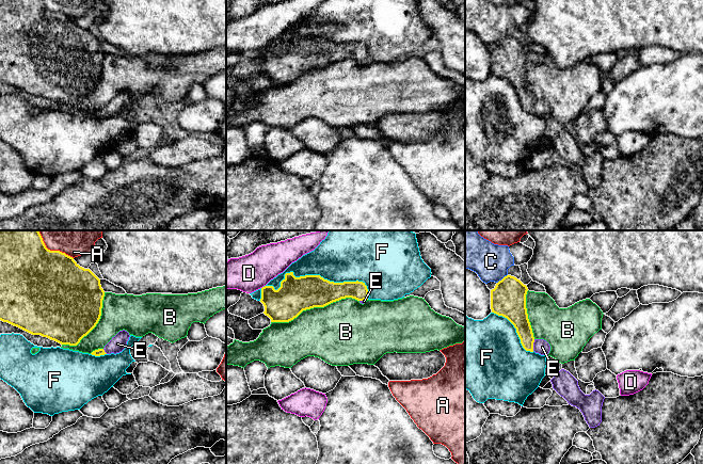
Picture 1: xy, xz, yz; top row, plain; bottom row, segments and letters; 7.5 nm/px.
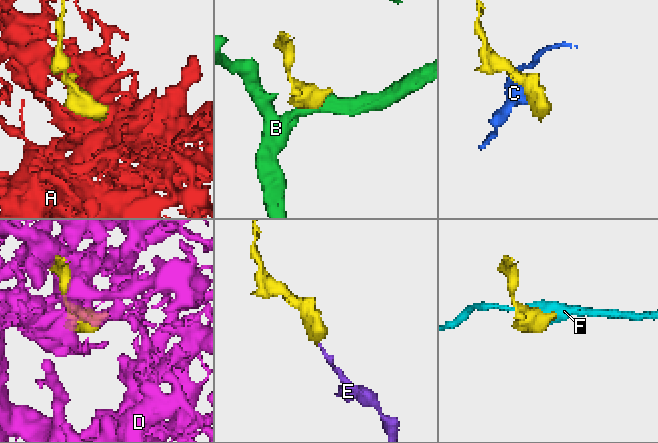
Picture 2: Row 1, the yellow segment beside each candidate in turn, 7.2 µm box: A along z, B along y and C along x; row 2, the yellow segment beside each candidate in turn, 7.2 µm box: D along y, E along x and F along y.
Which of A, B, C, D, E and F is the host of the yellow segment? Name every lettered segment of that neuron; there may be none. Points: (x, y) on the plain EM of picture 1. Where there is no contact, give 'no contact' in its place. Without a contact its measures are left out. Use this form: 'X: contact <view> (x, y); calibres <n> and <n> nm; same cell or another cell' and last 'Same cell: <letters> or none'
A: contact xy (56, 12); calibres 500 and 140 nm; another cell
B: contact xz (315, 67); calibres 260 and 440 nm; another cell
C: contact yz (502, 40); calibres 280 and 280 nm; another cell
D: no contact; another cell
E: contact yz (532, 106); calibres 150 and 110 nm; same cell
F: contact xz (317, 36); calibres 260 and 320 nm; another cell
Same cell: E

